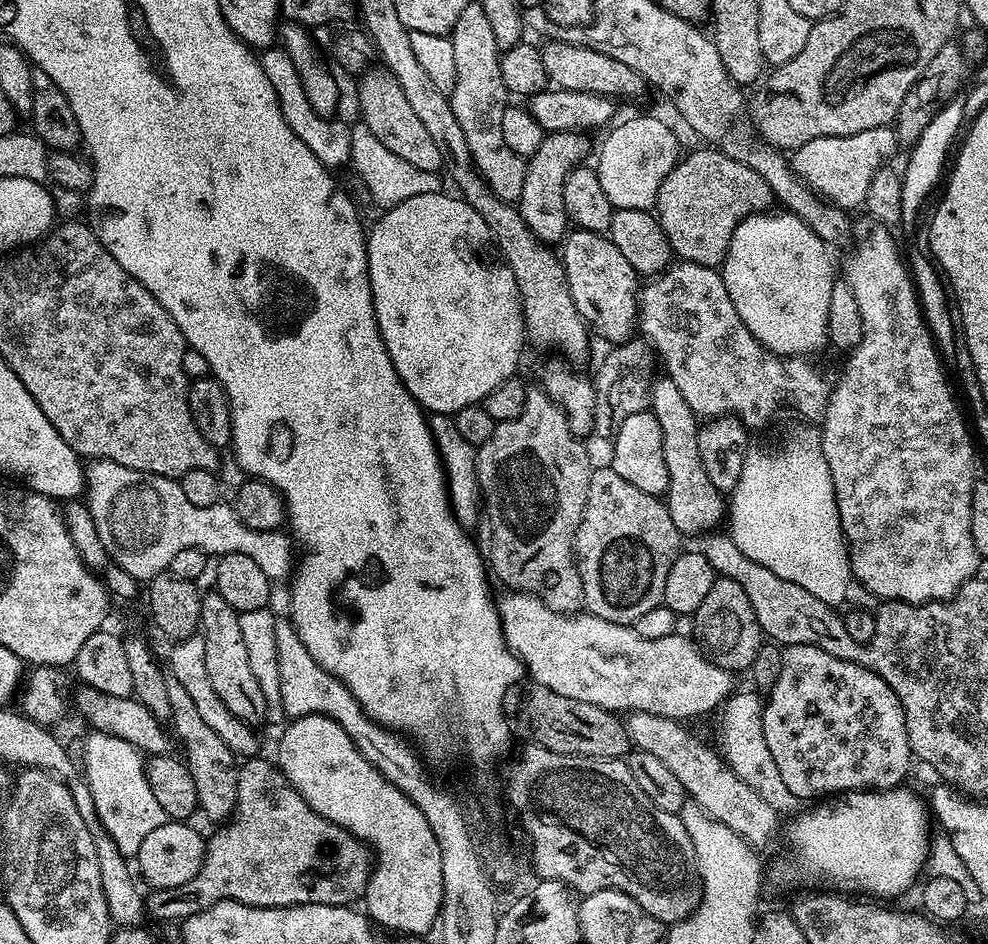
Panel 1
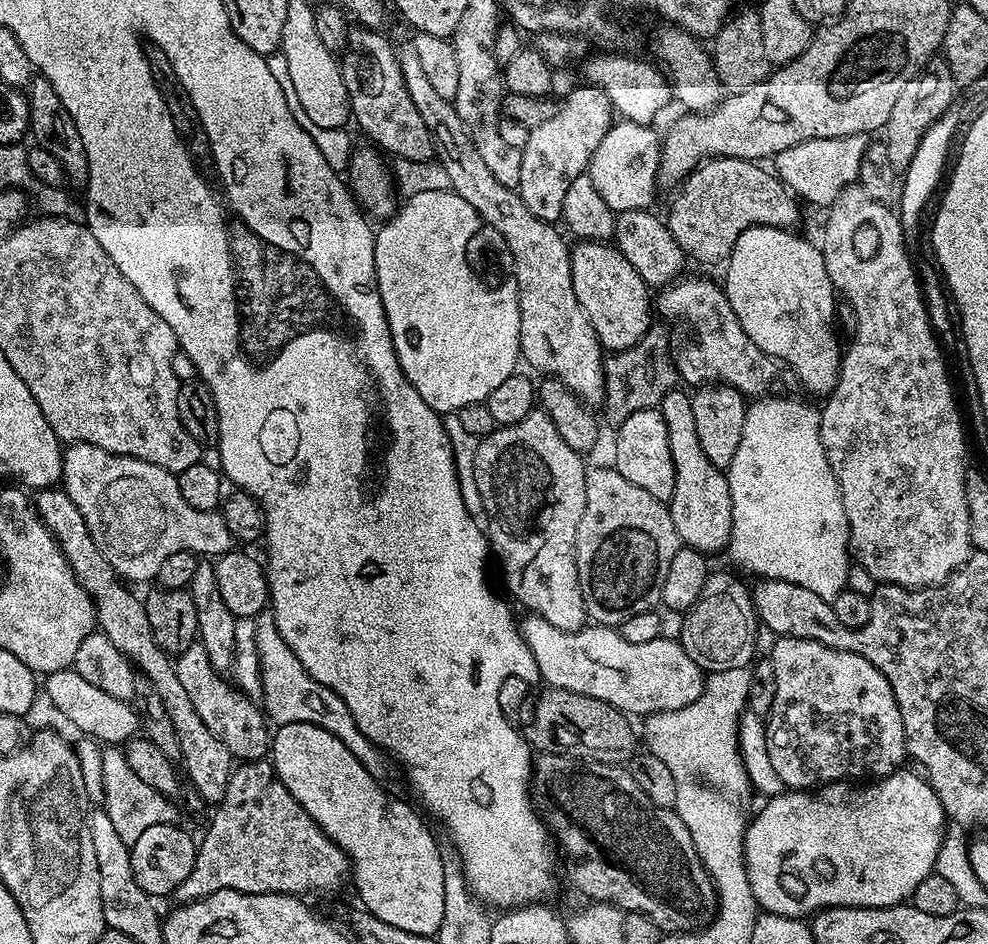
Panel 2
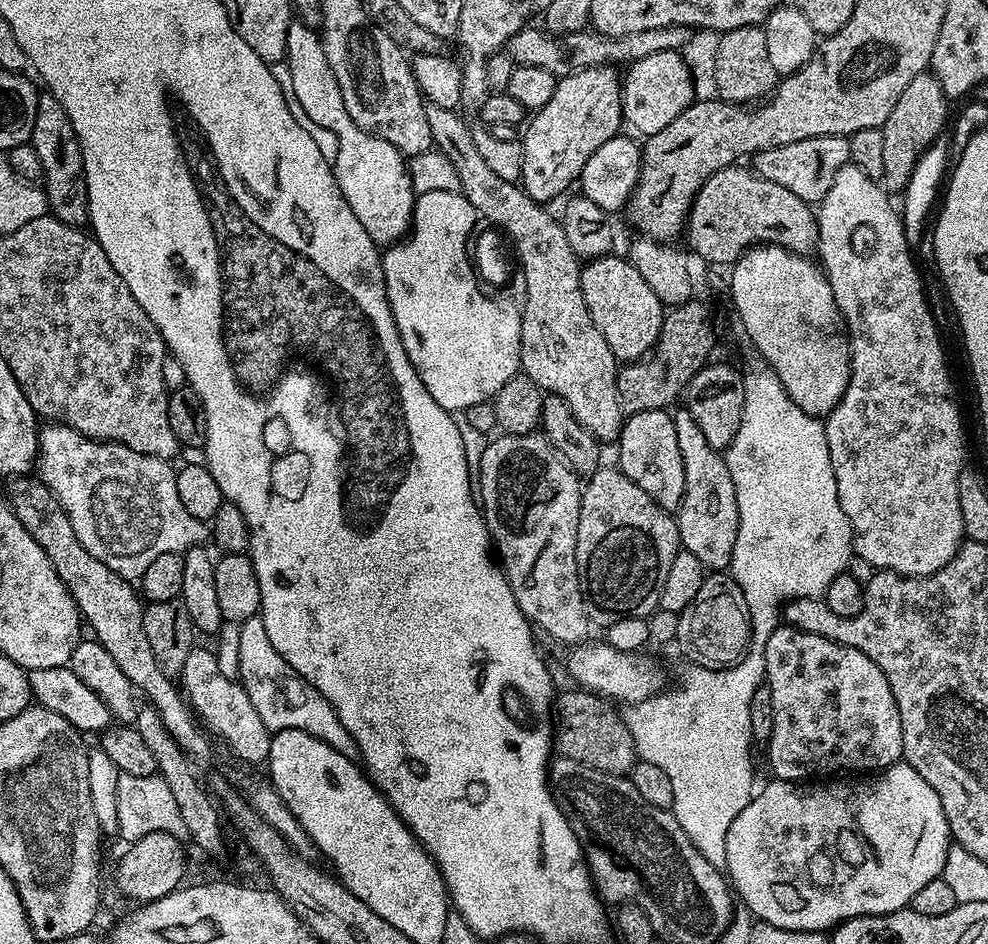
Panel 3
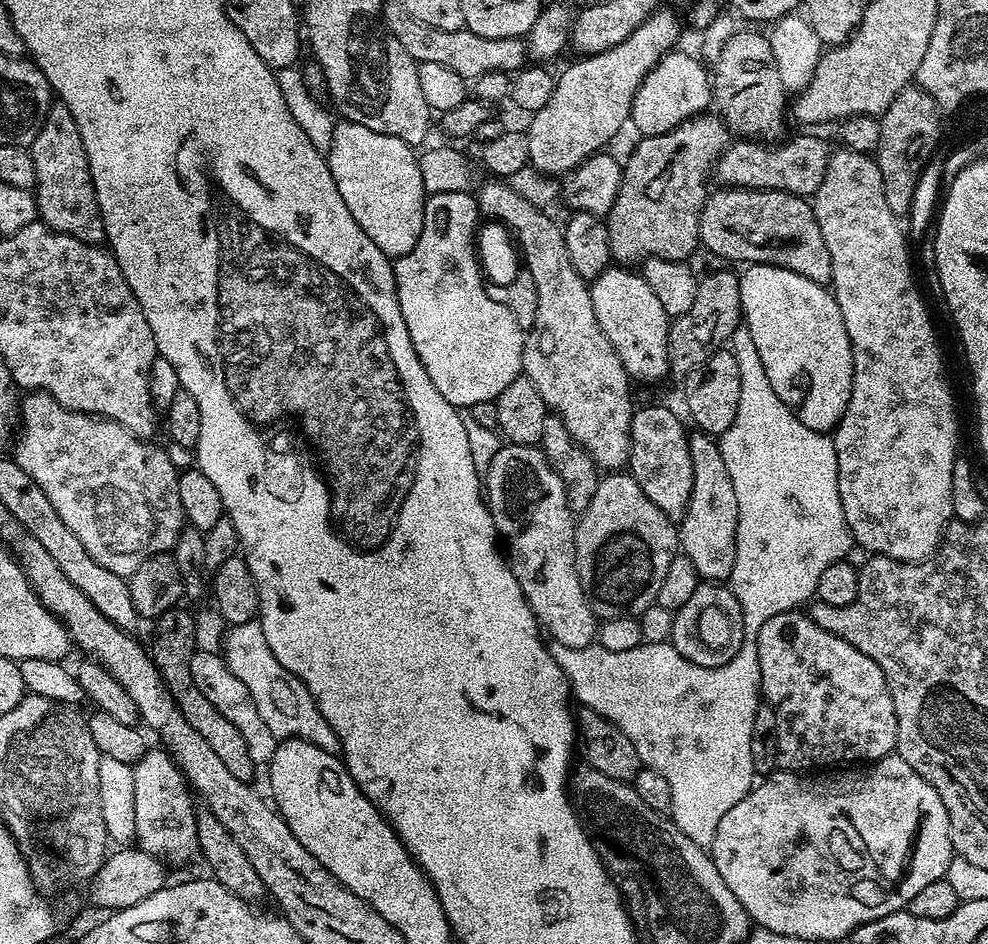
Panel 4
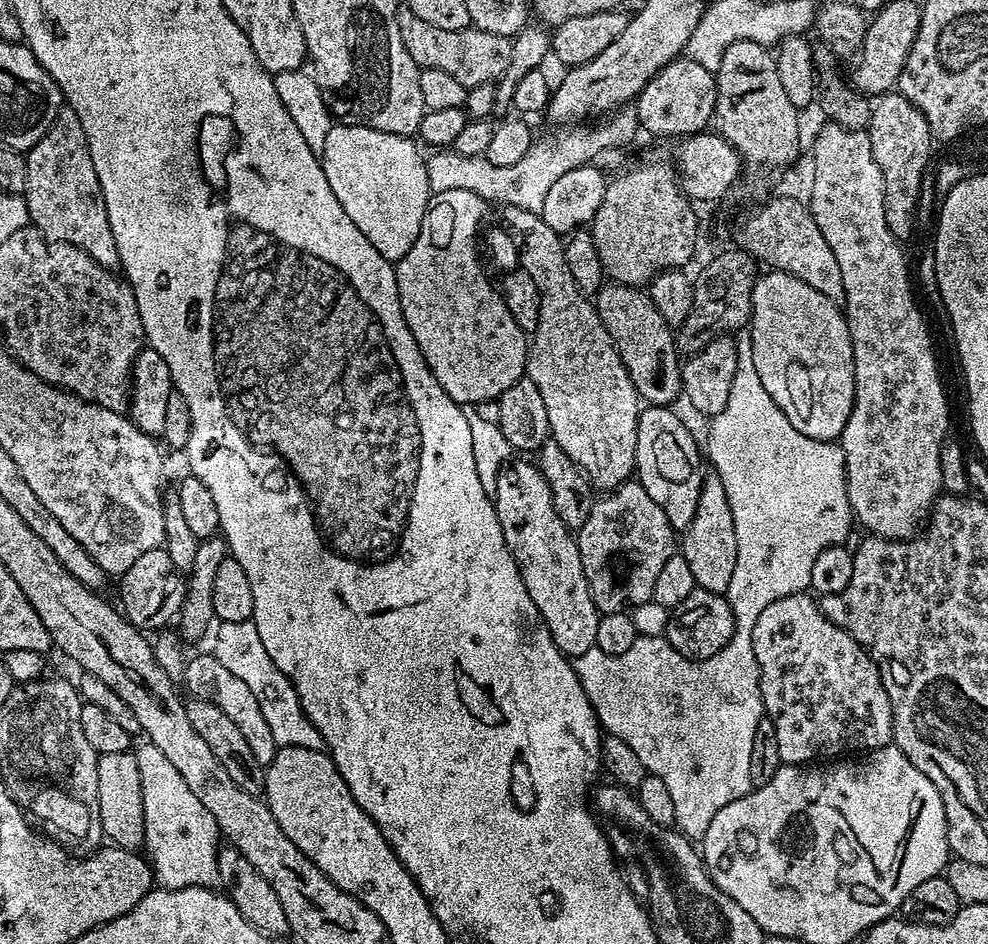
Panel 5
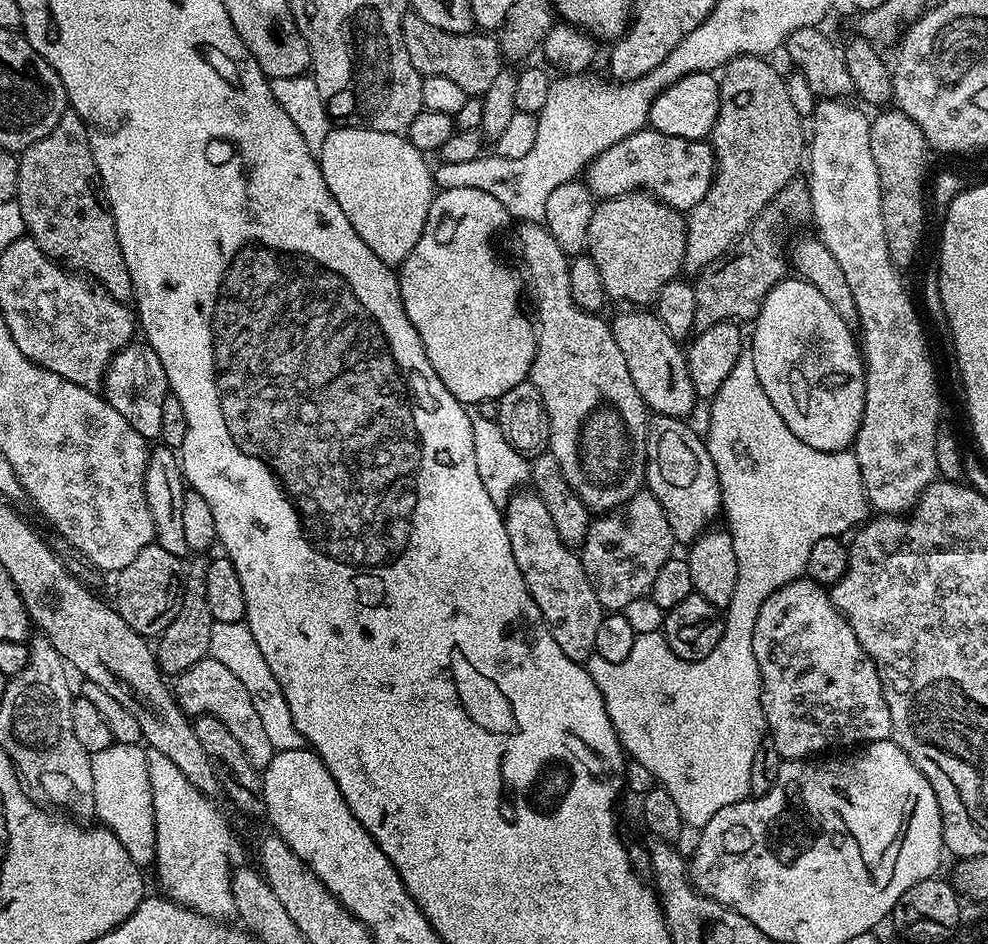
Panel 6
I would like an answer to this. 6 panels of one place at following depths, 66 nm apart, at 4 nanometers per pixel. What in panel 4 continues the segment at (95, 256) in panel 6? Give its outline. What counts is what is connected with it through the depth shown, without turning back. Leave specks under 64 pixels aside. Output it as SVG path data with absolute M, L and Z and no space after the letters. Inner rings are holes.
M56 102L49 108L30 151L36 175L36 211L42 223L53 232L70 234L87 244L103 245L104 223L82 146L82 134L78 134L78 122L74 122L74 114L70 114L65 104Z

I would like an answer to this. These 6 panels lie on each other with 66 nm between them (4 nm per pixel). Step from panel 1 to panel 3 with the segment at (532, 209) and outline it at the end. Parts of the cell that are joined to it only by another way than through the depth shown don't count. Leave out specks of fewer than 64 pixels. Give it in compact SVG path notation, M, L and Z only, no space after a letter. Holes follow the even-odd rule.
M606 64L557 79L550 102L542 106L523 129L524 161L520 167L519 183L534 202L547 205L548 200L559 201L569 191L567 188L579 181L586 162L590 162L590 154L621 131L625 123L624 107L620 101L621 83L621 73Z

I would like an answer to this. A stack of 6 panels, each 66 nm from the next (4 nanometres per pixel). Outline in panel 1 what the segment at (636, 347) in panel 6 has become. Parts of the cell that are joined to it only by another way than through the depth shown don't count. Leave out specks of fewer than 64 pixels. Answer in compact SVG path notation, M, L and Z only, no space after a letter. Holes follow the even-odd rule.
M581 228L569 231L562 247L558 255L564 262L570 298L574 298L574 306L578 306L578 314L585 324L612 346L633 339L638 328L638 274L626 262L622 250L607 235Z

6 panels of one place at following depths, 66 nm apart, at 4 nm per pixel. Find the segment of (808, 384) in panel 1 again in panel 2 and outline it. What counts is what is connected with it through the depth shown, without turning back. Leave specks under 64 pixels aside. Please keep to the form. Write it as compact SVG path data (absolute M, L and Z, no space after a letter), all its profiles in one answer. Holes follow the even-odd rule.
M681 278L668 285L655 297L654 308L668 320L681 320L686 327L692 331L692 344L688 344L680 353L675 353L674 368L679 379L684 380L691 386L703 386L713 382L718 384L729 384L731 388L737 388L743 392L745 397L756 398L767 393L772 384L772 379L776 376L777 365L771 356L768 356L742 330L742 322L738 322L738 314L734 314L734 306L726 298L723 287L712 280L687 280Z

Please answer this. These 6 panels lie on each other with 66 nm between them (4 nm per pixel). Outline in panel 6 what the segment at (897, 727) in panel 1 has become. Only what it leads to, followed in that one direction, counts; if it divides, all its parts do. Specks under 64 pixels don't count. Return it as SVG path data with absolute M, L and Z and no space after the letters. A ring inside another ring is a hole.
M801 578L782 586L778 590L774 590L774 594L770 594L770 598L766 598L766 602L762 602L762 610L758 610L758 622L754 622L752 649L760 671L760 701L764 711L766 732L772 744L777 748L782 761L812 758L817 754L827 753L824 752L827 748L836 748L832 750L852 750L857 746L873 744L891 737L890 706L886 706L886 698L884 697L876 663L864 653L858 638L854 638L854 630L850 630L850 622L846 622L844 615L834 606L827 587L809 578Z

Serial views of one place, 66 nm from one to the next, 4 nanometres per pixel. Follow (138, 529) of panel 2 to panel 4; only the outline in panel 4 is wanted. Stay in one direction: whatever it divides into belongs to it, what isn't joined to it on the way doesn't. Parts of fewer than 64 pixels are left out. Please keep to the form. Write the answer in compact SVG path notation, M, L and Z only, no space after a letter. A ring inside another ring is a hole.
M32 390L25 396L28 397L25 400L23 397L18 404L20 437L17 440L15 437L14 440L14 448L16 444L15 462L18 466L22 466L22 470L26 470L26 474L30 474L30 478L34 478L34 482L42 488L42 494L46 494L46 498L50 498L50 506L54 506L54 510L58 510L58 518L62 518L62 522L66 522L66 526L70 526L70 530L74 530L78 542L82 542L82 546L86 546L86 554L90 554L90 558L94 558L94 562L98 562L98 566L102 566L106 570L114 570L114 574L127 578L132 576L134 570L138 570L138 566L142 566L142 562L146 562L151 556L171 553L181 532L186 528L182 502L178 498L178 482L180 481L178 468L172 465L171 458L162 449L155 448L155 443L145 442L139 436L130 434L130 430L126 430L118 422L63 408L58 401L47 396L45 392Z

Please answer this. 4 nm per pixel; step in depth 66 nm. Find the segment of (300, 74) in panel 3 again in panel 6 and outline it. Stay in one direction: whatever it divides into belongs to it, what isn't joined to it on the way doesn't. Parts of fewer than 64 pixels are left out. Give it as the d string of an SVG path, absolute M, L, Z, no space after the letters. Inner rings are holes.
M336 126L326 134L326 142L322 142L322 150L318 154L318 159L322 170L322 178L326 178L326 186L330 186L330 194L334 194L338 206L342 206L342 214L346 214L346 218L350 218L350 226L354 226L354 230L358 230L358 238L362 238L362 242L366 242L366 246L370 246L370 250L374 250L374 254L378 254L378 258L382 258L382 262L386 264L399 266L403 264L406 258L410 258L410 250L414 250L414 246L418 246L418 238L422 238L424 233L426 218L434 195L434 172L430 164L428 168L427 162L424 161L427 160L425 153L415 148L408 140L407 135L399 132Z

